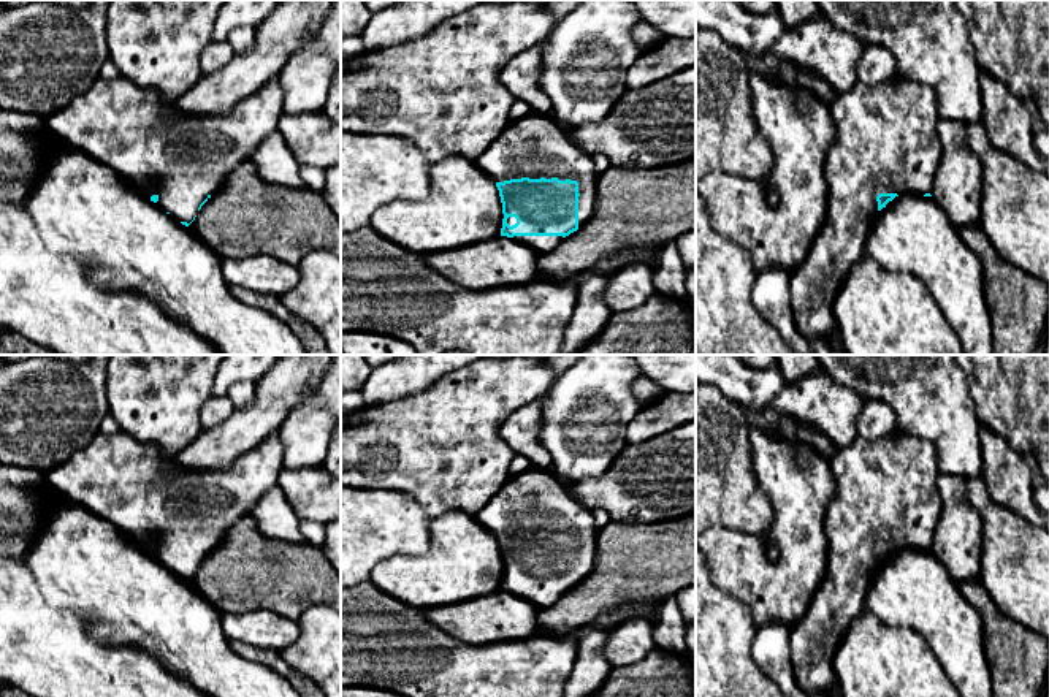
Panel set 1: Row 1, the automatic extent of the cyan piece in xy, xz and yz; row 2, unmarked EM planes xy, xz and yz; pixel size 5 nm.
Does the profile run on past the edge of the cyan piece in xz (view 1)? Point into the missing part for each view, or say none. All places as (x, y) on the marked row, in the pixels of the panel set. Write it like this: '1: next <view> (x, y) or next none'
1: next xz (534, 146)

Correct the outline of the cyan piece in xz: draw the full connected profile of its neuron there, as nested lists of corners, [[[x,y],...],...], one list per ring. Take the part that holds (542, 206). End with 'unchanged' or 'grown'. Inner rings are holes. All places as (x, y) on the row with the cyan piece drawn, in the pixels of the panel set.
[[[551,116],[510,120],[474,163],[494,179],[502,203],[501,236],[539,253],[553,250],[594,212],[594,165]]] | grown

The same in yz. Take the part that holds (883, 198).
[[[902,76],[876,86],[857,82],[848,92],[838,93],[830,108],[837,125],[837,139],[832,143],[824,162],[824,174],[830,189],[826,220],[805,261],[791,274],[789,282],[797,329],[807,339],[822,342],[827,342],[832,333],[838,333],[833,303],[851,268],[865,255],[865,244],[873,219],[900,193],[910,192],[932,196],[935,174],[941,163],[940,101],[933,87]]] | grown

